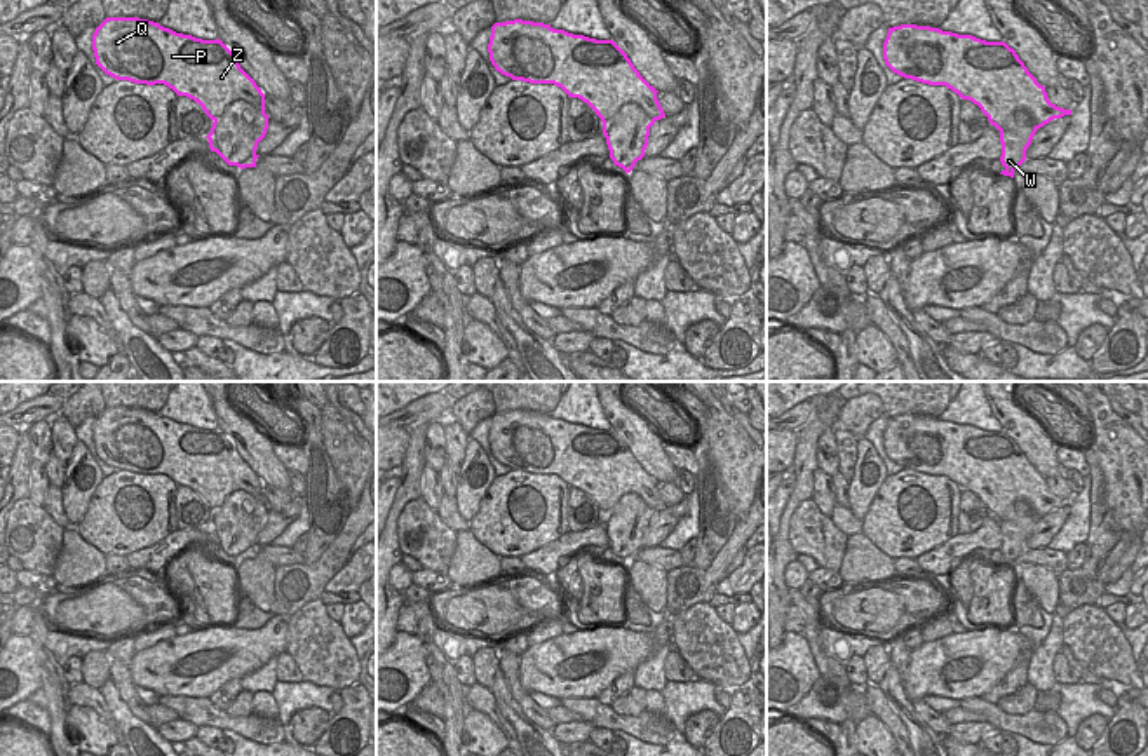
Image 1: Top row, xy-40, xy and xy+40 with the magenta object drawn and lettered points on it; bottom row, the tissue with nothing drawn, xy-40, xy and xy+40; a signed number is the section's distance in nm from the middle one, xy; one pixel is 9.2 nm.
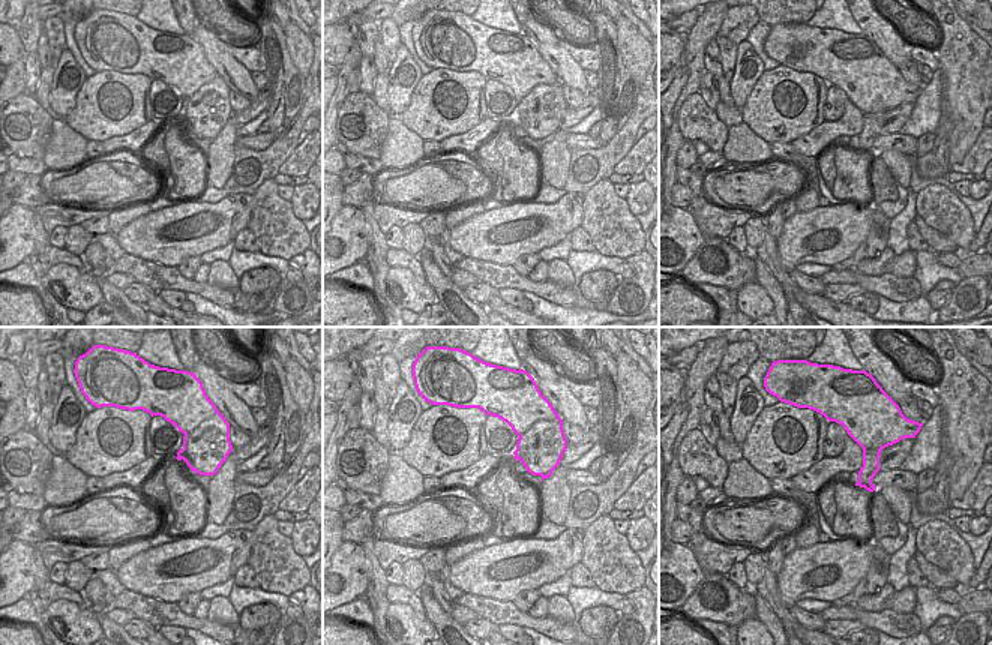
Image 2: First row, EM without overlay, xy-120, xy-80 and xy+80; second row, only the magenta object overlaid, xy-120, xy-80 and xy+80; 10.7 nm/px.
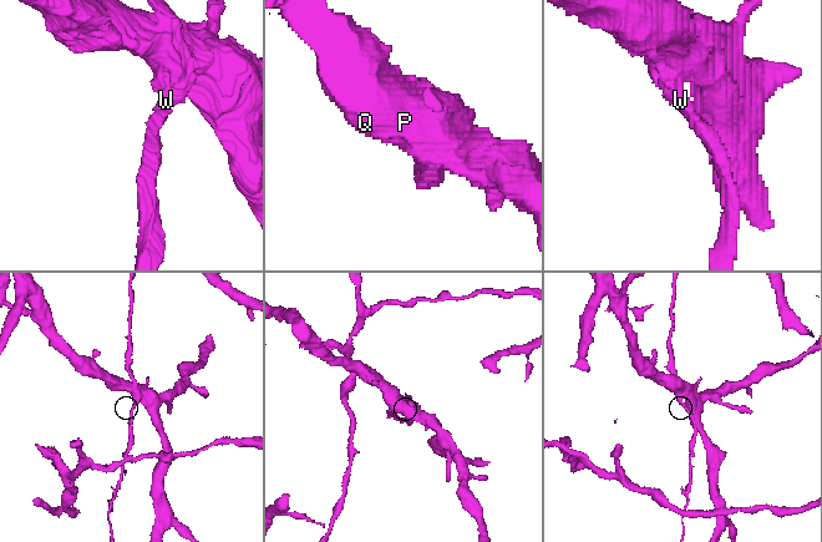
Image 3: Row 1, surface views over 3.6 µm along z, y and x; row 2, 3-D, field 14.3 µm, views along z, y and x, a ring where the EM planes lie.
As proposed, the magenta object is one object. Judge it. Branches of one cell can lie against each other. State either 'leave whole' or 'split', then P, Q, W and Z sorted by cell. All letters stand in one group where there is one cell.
split | P Q Z / W

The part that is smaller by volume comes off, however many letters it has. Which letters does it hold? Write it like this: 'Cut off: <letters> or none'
Cut off: W

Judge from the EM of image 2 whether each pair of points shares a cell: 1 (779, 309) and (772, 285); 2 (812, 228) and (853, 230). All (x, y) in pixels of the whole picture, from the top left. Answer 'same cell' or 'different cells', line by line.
1: same cell
2: same cell

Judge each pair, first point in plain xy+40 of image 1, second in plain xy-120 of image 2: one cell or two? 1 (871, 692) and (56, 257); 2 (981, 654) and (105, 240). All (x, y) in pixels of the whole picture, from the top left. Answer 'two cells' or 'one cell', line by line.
1: one cell
2: two cells

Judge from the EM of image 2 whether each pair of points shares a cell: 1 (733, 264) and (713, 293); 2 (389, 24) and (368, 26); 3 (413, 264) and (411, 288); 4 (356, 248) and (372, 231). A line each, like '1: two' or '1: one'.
1: two
2: two
3: two
4: two

